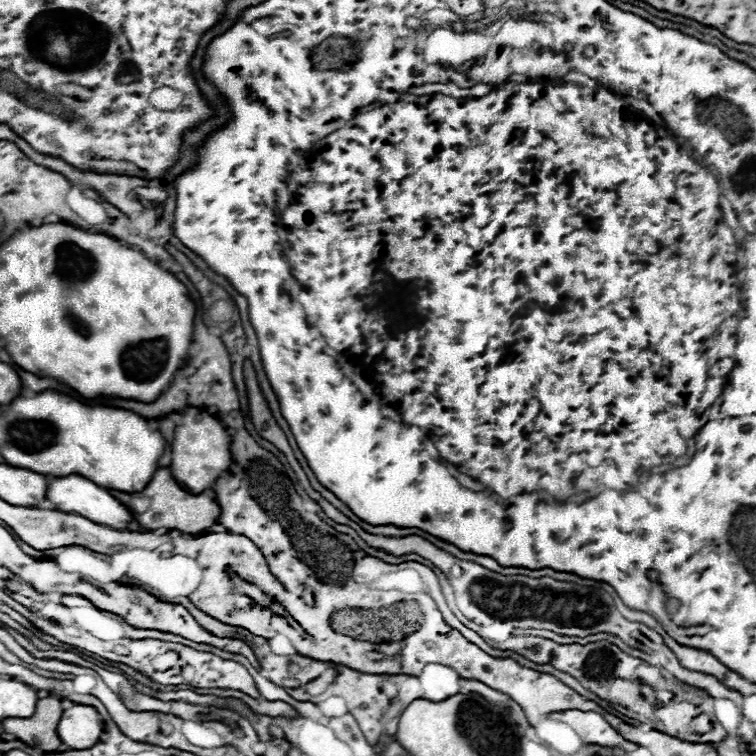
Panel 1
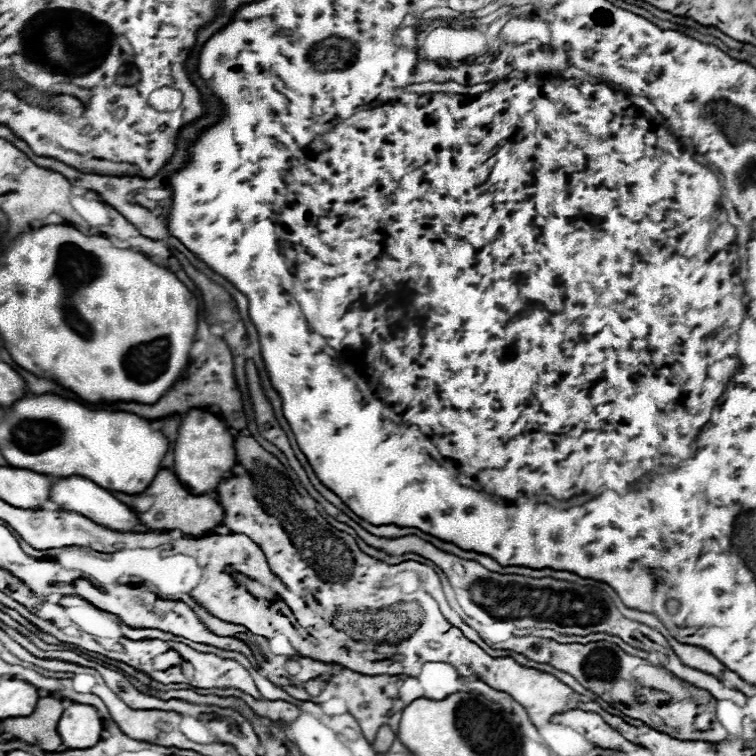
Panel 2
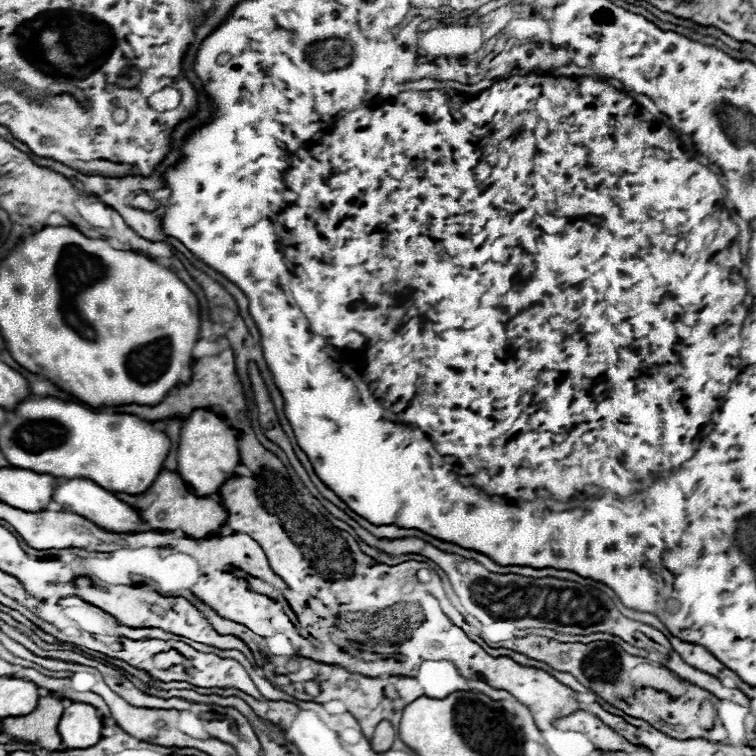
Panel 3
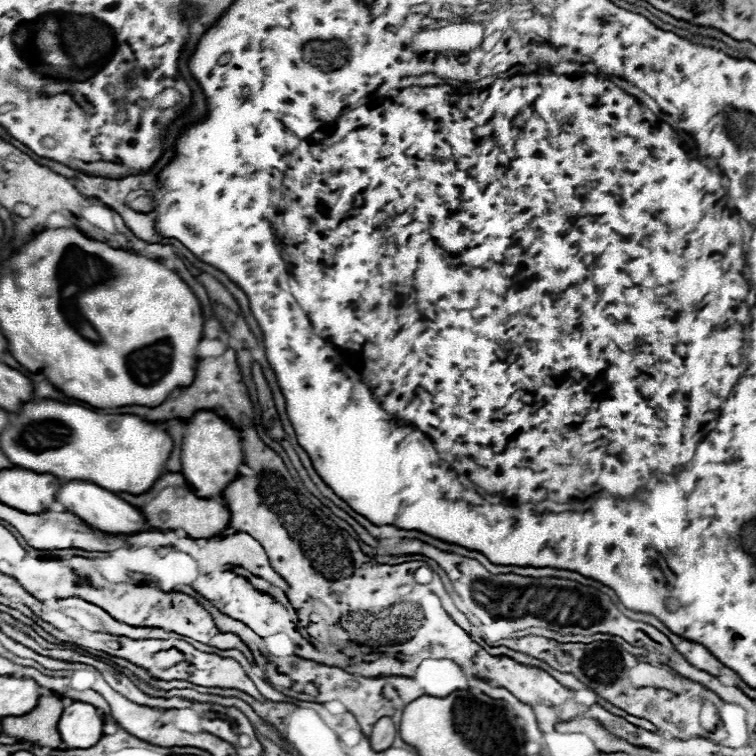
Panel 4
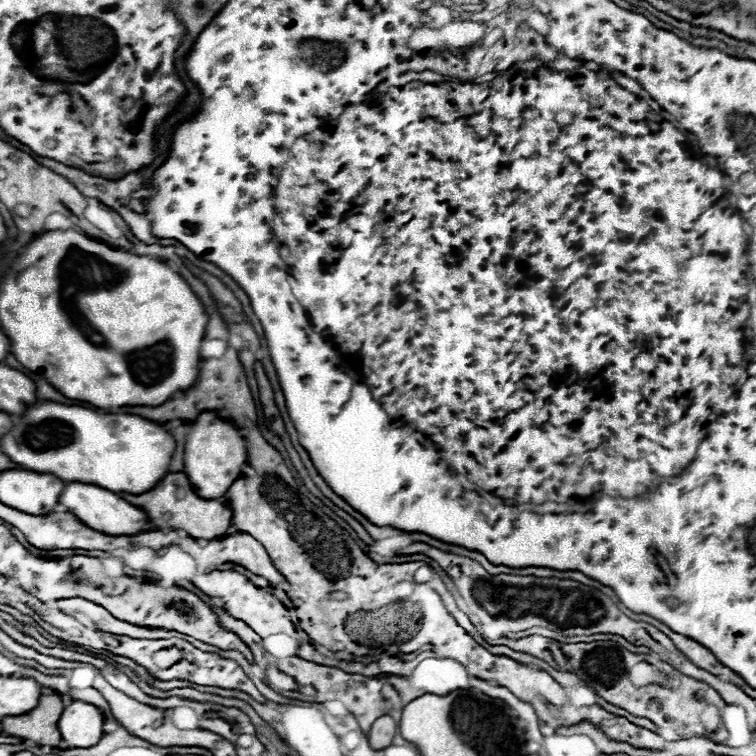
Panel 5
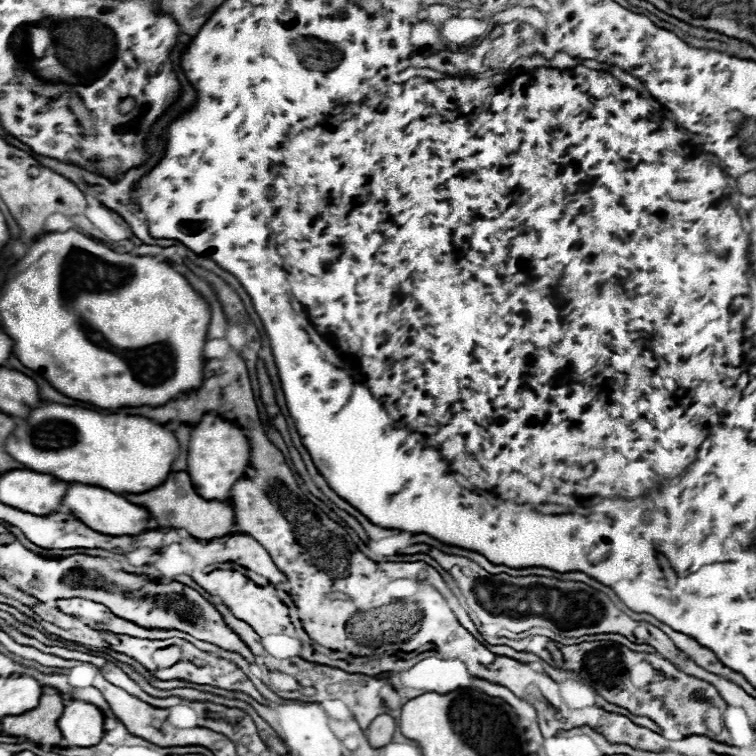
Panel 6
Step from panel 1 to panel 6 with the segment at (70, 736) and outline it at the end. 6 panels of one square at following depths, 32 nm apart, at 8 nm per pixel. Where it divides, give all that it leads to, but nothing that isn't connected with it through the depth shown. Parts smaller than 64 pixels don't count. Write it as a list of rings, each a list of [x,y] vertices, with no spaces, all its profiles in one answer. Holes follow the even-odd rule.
[[[72,700],[62,712],[58,728],[68,746],[94,746],[104,736],[104,714],[94,704]]]

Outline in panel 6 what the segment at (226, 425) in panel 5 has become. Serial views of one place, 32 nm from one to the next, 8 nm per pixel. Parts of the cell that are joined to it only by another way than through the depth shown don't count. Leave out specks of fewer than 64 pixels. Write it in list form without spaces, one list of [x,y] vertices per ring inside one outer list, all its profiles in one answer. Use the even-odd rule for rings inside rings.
[[[206,414],[190,432],[188,444],[188,468],[196,492],[206,500],[226,500],[230,496],[232,484],[244,478],[250,466],[250,444],[242,430],[216,414]]]

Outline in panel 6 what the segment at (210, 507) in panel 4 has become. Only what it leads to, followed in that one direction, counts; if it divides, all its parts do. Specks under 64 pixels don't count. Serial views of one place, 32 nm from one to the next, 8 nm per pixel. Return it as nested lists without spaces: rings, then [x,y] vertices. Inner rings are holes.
[[[174,472],[170,474],[164,484],[142,492],[142,494],[124,494],[128,500],[134,504],[144,504],[152,518],[160,524],[160,528],[184,528],[188,534],[202,538],[202,540],[212,540],[212,538],[222,538],[226,534],[234,532],[234,510],[226,502],[218,500],[204,500],[196,490],[194,484],[188,476],[188,472]]]

